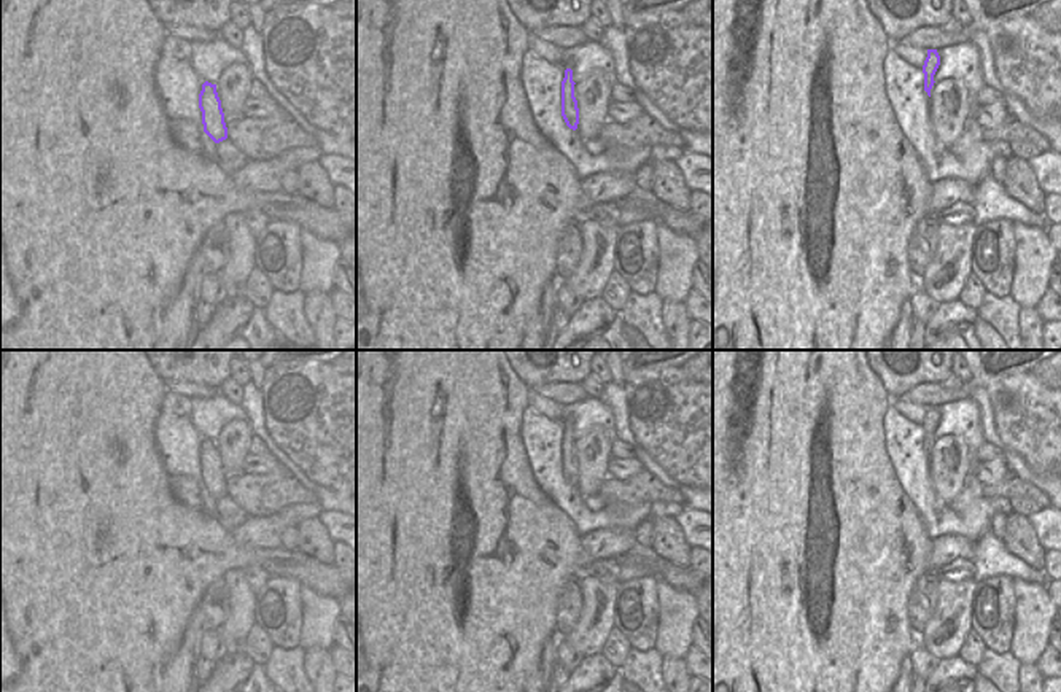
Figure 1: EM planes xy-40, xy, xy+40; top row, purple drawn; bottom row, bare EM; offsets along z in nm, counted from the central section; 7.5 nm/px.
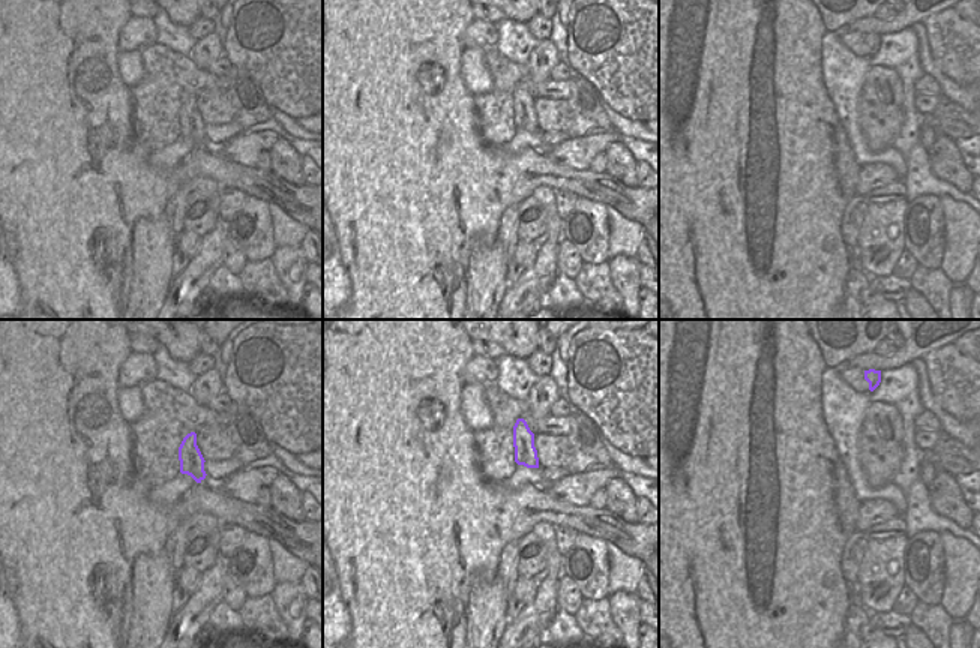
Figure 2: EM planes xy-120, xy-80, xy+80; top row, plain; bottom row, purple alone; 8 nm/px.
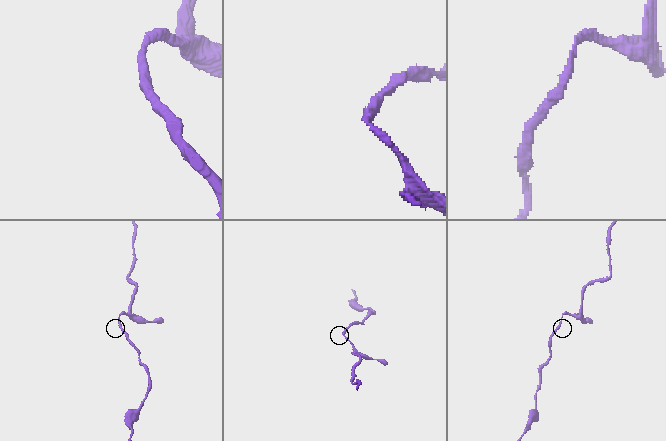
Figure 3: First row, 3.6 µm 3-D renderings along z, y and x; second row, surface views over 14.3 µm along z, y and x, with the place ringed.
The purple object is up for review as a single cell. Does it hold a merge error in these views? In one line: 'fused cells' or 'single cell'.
single cell

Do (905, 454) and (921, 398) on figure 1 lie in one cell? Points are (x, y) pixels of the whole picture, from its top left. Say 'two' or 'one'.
two

